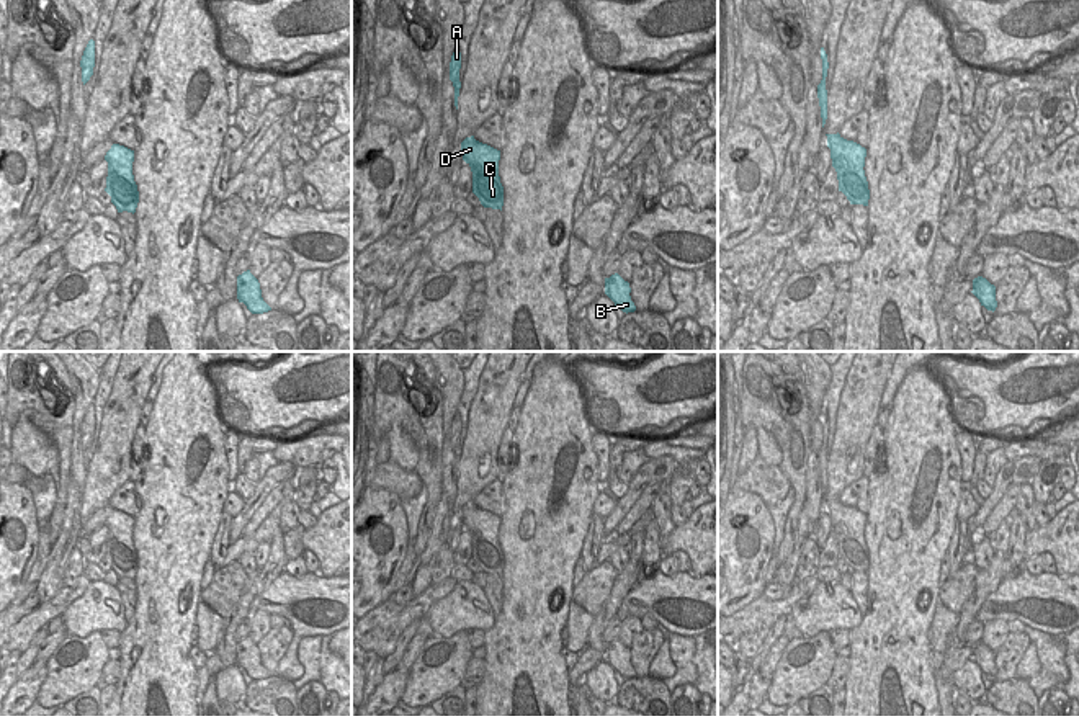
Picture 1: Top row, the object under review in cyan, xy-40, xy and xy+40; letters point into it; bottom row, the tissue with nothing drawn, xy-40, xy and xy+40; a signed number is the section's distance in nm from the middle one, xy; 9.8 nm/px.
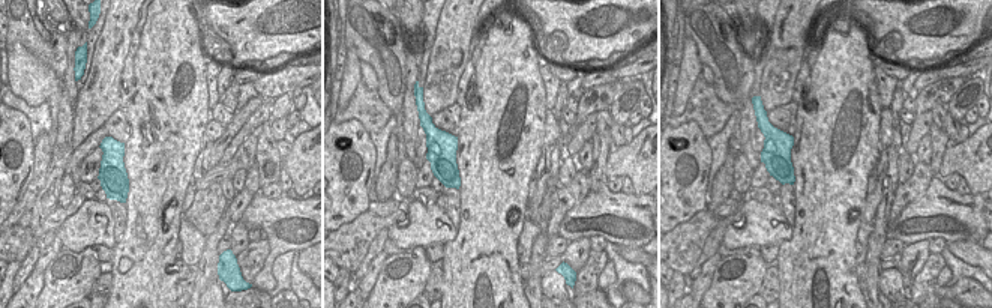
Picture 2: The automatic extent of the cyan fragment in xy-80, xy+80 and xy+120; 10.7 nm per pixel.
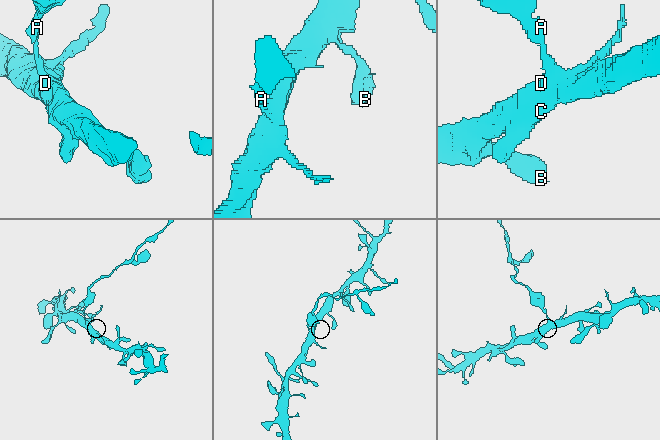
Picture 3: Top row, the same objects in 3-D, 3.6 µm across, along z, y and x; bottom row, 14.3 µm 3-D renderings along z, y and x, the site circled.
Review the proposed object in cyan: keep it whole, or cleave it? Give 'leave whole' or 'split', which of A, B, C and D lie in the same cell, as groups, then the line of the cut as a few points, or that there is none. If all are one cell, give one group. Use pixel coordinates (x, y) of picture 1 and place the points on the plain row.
split; A / B C D; cut in xy+40 along (819, 450), (824, 453)

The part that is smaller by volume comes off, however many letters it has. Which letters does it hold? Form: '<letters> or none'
A

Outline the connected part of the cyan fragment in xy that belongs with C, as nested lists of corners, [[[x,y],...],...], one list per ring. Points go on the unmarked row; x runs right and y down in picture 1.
[[[474,502],[461,508],[463,526],[472,538],[472,559],[484,574],[500,575],[504,572],[504,553],[499,543],[500,517],[482,510]]]

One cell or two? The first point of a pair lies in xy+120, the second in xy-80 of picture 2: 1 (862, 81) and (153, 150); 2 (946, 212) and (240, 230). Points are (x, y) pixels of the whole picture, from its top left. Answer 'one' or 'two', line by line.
1: one
2: two

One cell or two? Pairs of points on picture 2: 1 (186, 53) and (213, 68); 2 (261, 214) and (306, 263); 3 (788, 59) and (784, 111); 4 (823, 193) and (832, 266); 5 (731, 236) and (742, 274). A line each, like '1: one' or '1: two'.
1: two
2: two
3: two
4: one
5: two

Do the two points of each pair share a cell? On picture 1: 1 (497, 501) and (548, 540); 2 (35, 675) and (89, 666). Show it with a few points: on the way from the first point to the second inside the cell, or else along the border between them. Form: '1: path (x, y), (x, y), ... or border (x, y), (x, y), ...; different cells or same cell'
1: border (499, 479), (504, 489), (504, 514), (501, 517); different cells
2: border (46, 662), (46, 679), (35, 698); different cells

